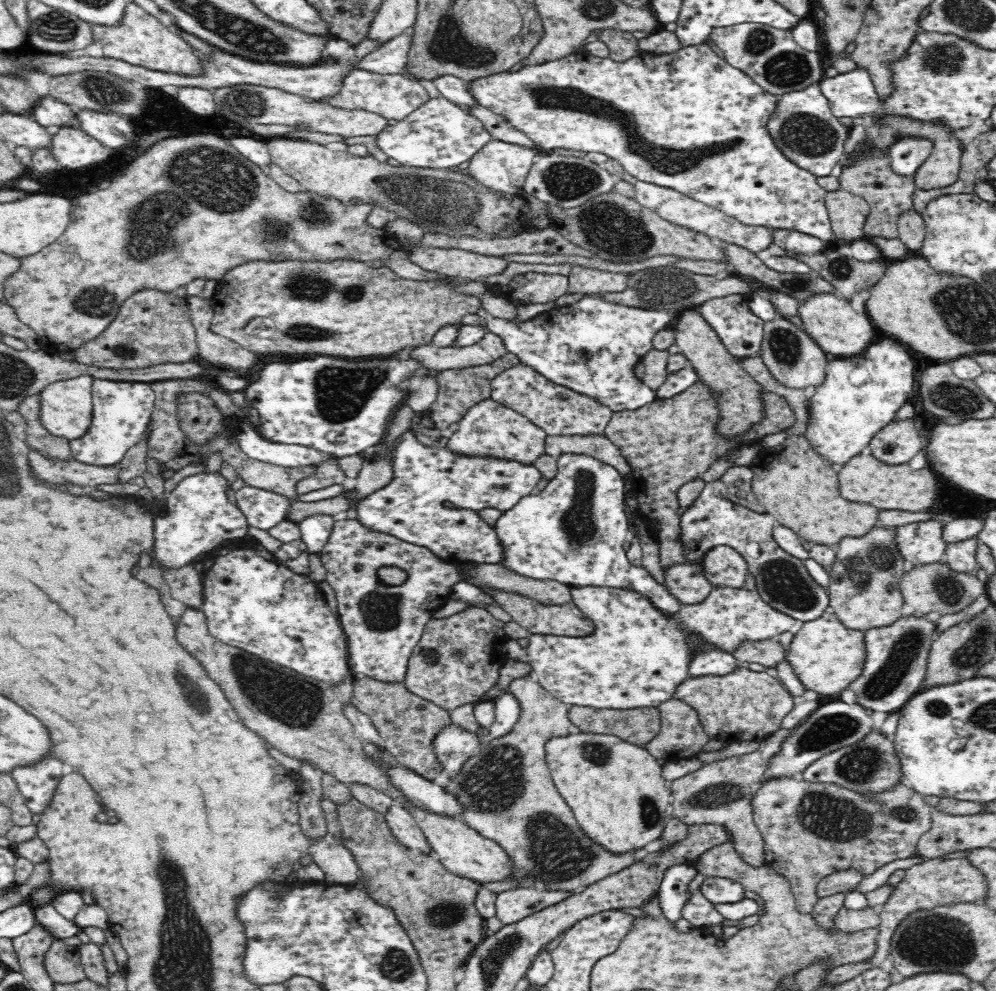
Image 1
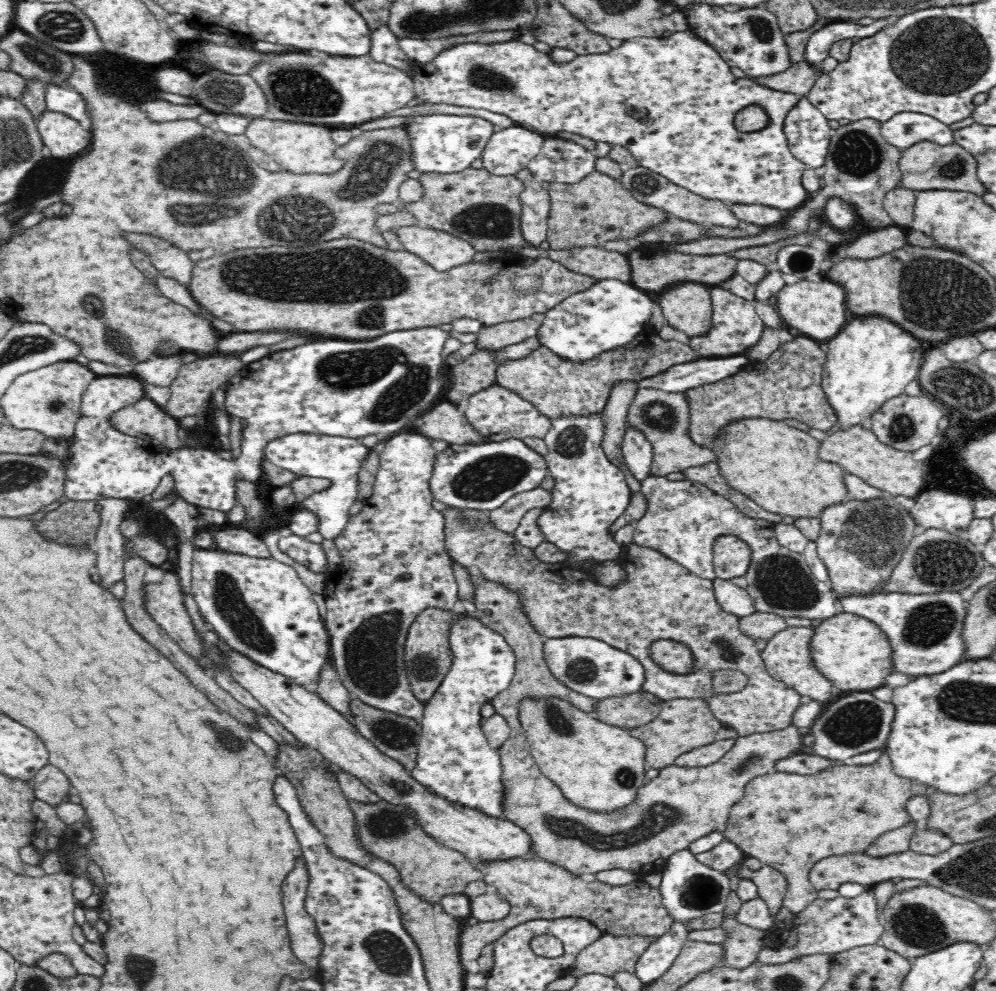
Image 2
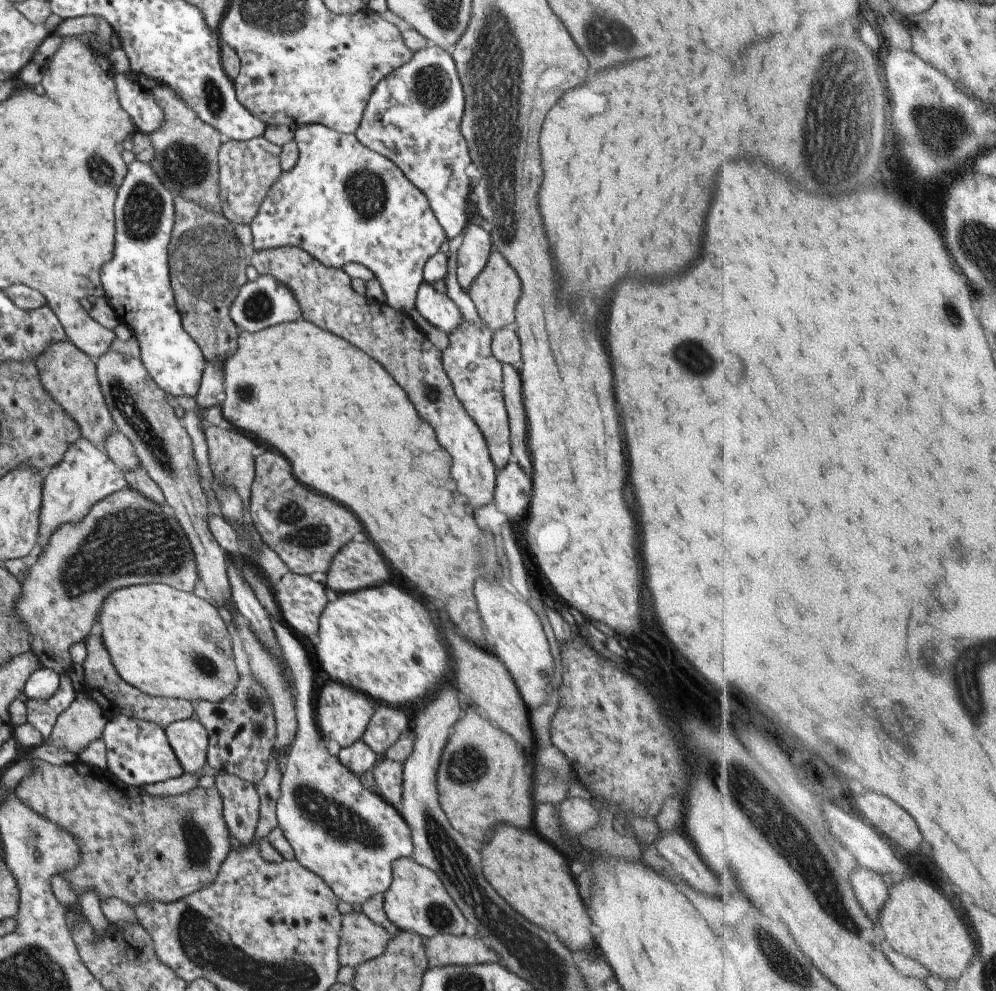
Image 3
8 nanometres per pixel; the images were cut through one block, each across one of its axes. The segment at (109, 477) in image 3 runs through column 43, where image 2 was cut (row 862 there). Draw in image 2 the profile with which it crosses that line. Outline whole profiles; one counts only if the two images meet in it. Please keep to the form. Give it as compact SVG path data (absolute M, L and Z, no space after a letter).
M514 857L511 859L490 859L479 861L475 866L484 872L483 881L490 885L490 889L499 893L510 903L510 914L499 921L482 922L466 926L460 934L460 960L462 966L470 974L481 974L478 958L482 950L490 944L494 944L498 938L502 938L508 930L524 924L530 920L556 920L568 917L580 917L592 921L602 934L612 934L616 936L627 935L628 933L638 933L640 935L661 937L670 931L670 926L674 924L672 913L668 913L666 905L662 903L663 897L659 890L656 890L643 880L636 880L625 886L612 886L598 880L584 880L582 877L574 876L567 870L560 868L549 862L529 857Z

